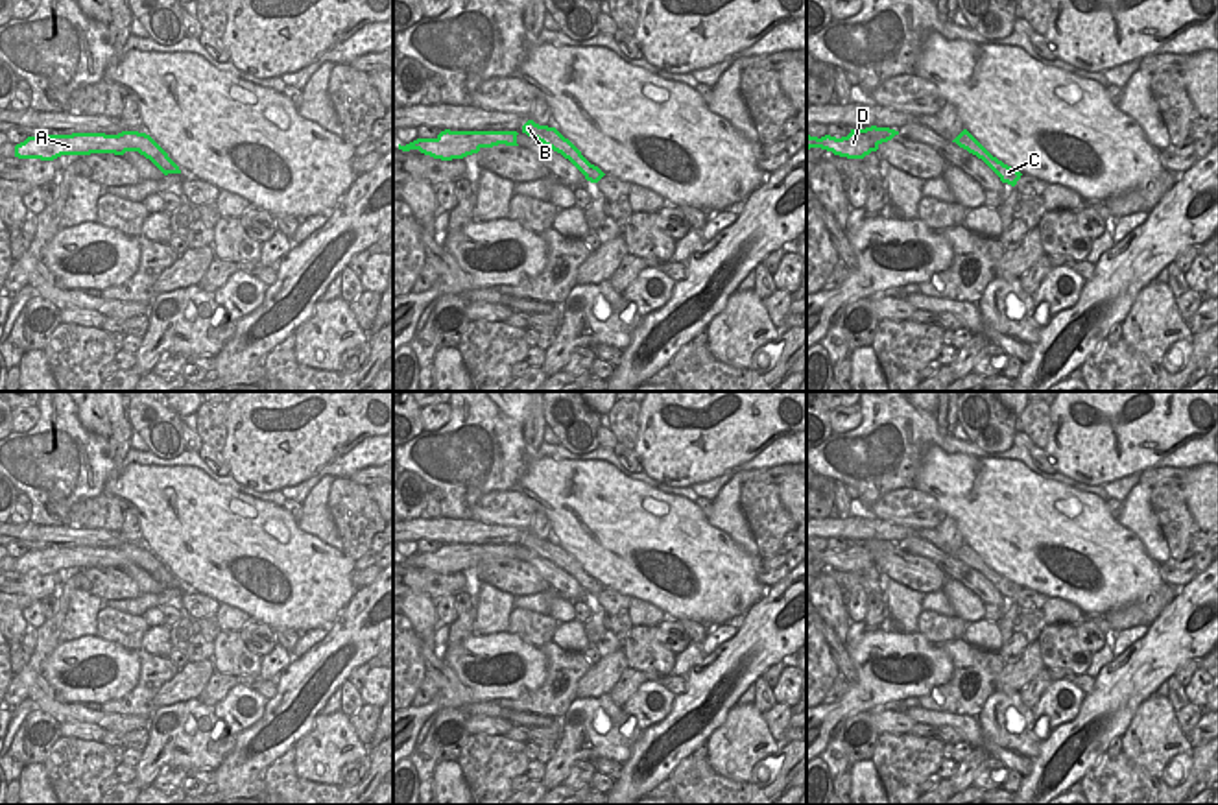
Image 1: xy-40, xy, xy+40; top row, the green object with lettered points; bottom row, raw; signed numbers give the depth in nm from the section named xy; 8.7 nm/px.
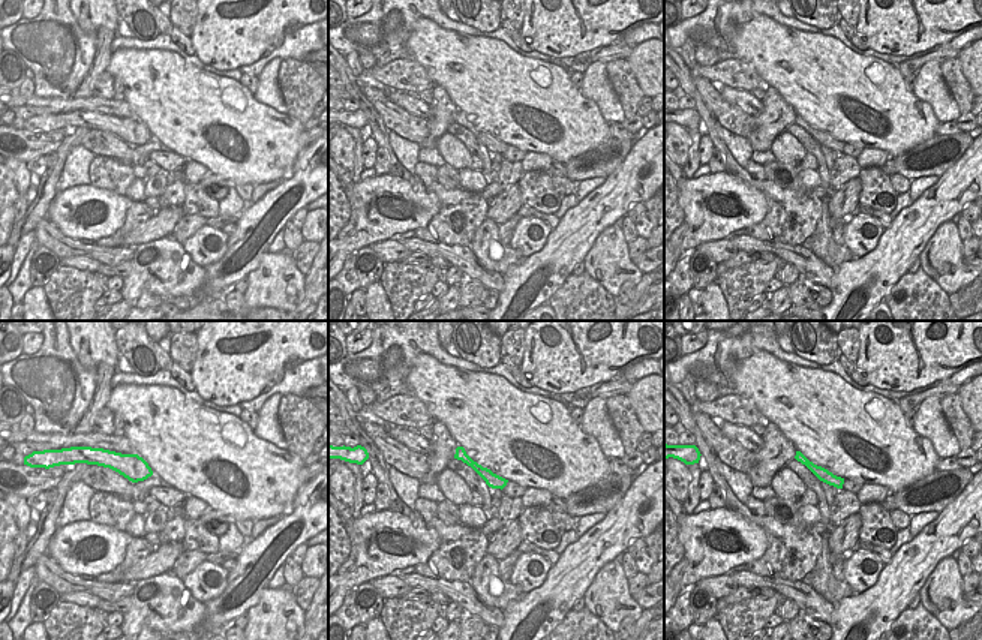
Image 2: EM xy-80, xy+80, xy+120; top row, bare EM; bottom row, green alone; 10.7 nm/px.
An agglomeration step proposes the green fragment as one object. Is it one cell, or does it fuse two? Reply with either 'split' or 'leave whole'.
split

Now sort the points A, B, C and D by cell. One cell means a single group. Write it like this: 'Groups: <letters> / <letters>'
Groups: A B D / C

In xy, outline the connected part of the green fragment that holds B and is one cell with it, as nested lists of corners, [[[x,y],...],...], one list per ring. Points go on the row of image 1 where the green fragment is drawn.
[[[528,120],[522,126],[522,133],[526,133],[528,137],[537,138],[544,146],[548,146],[554,151],[561,153],[565,159],[574,159],[574,157],[581,155],[581,151],[568,138],[565,138],[555,127],[539,126],[533,120]]]

